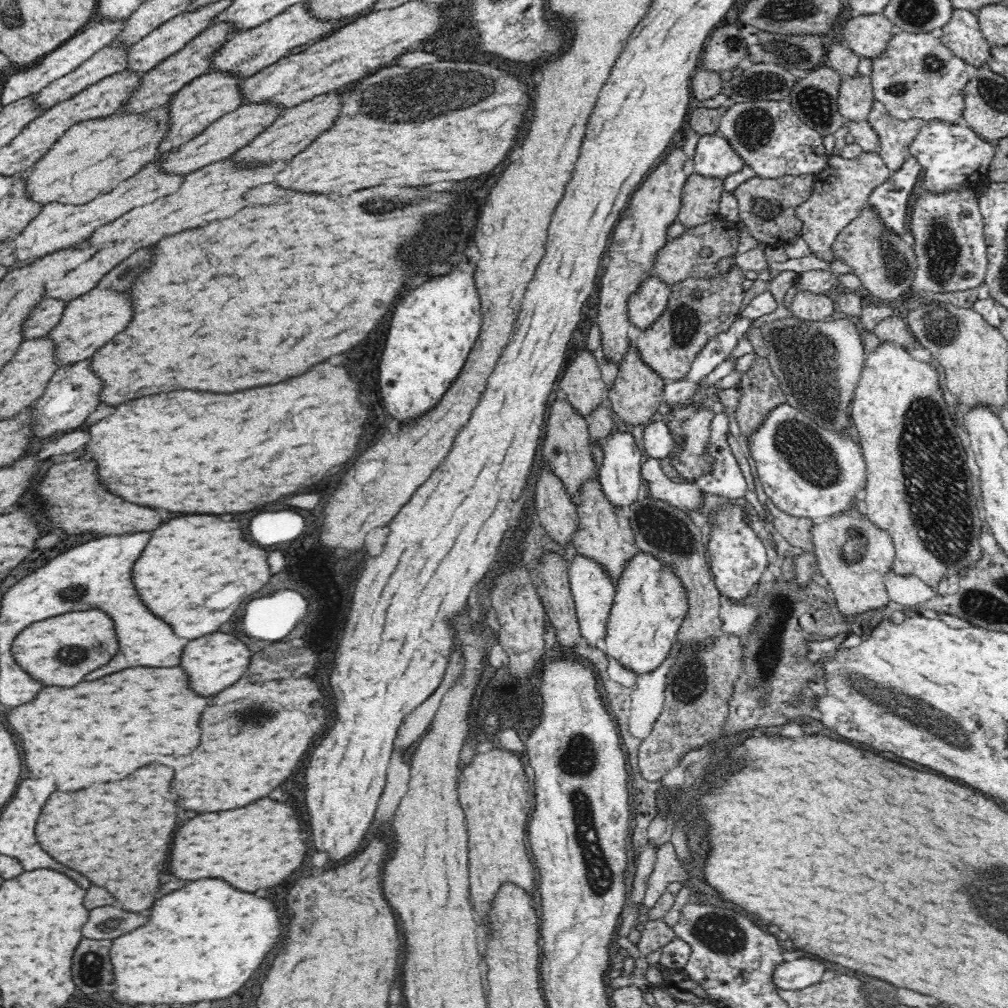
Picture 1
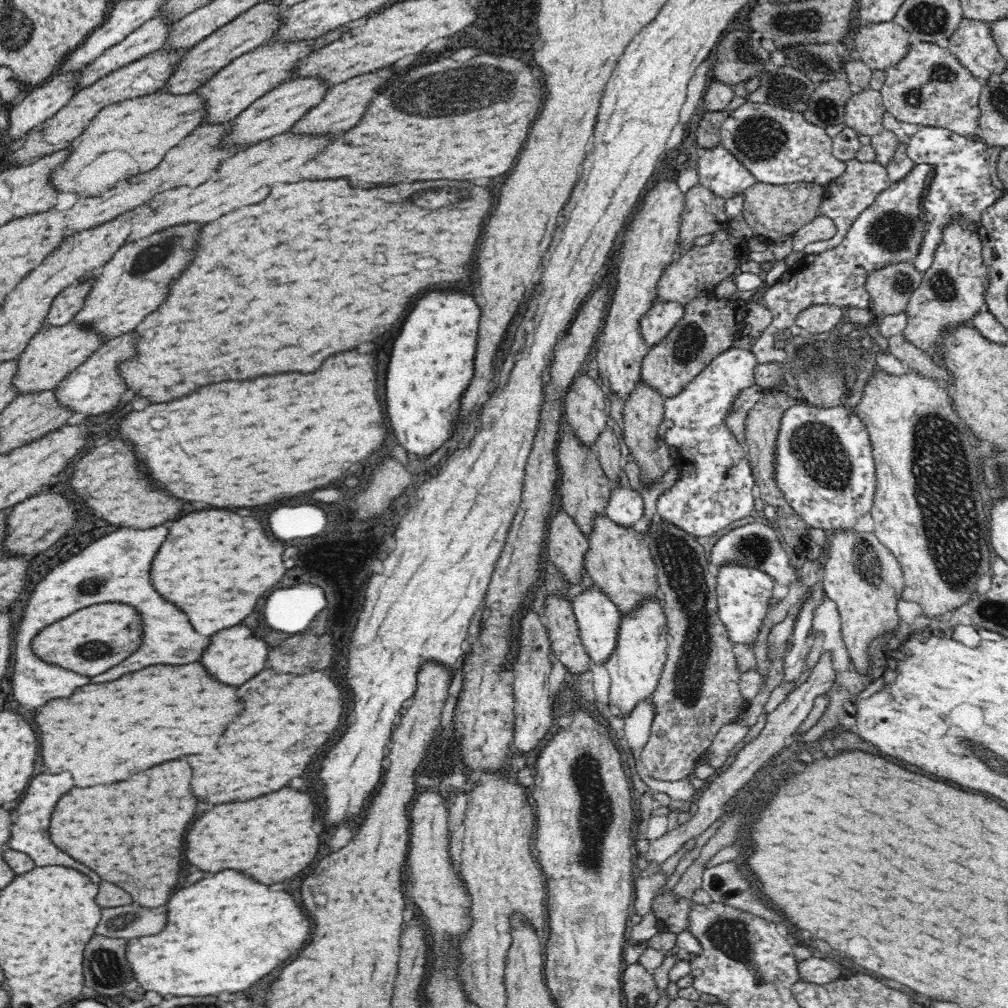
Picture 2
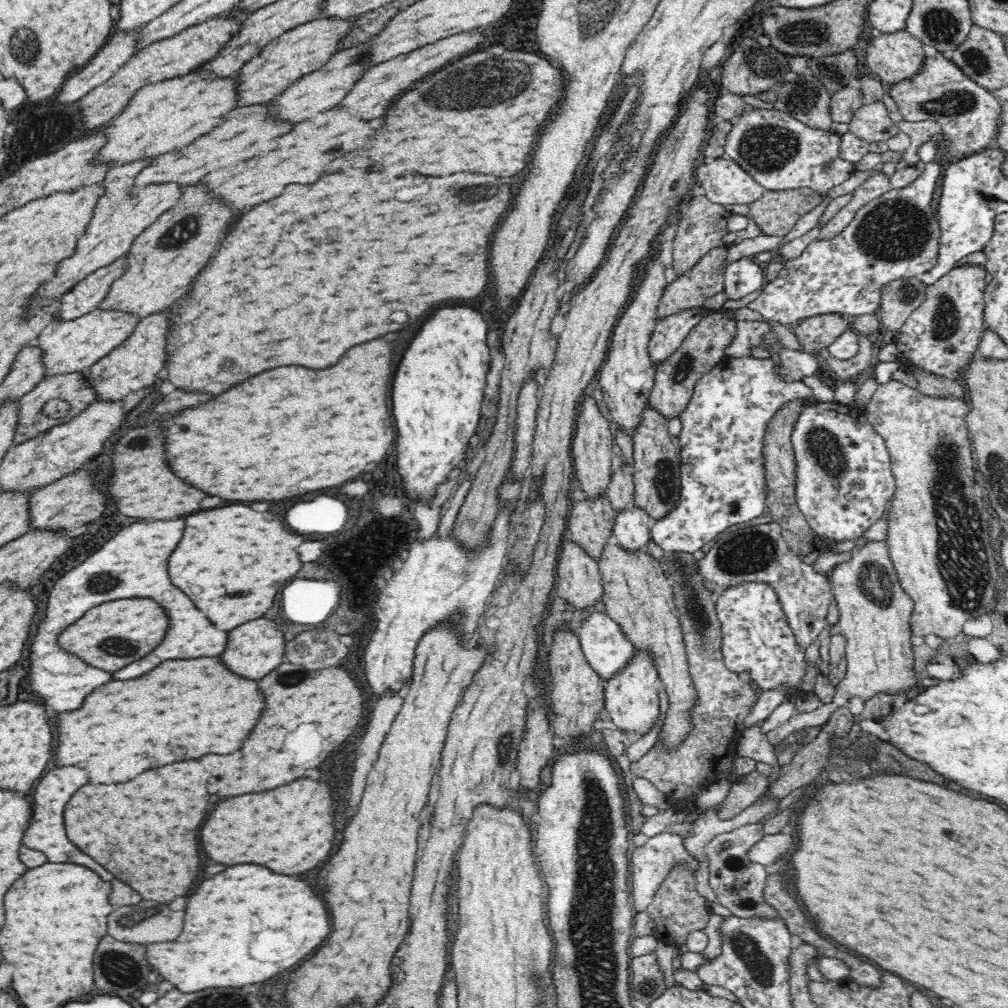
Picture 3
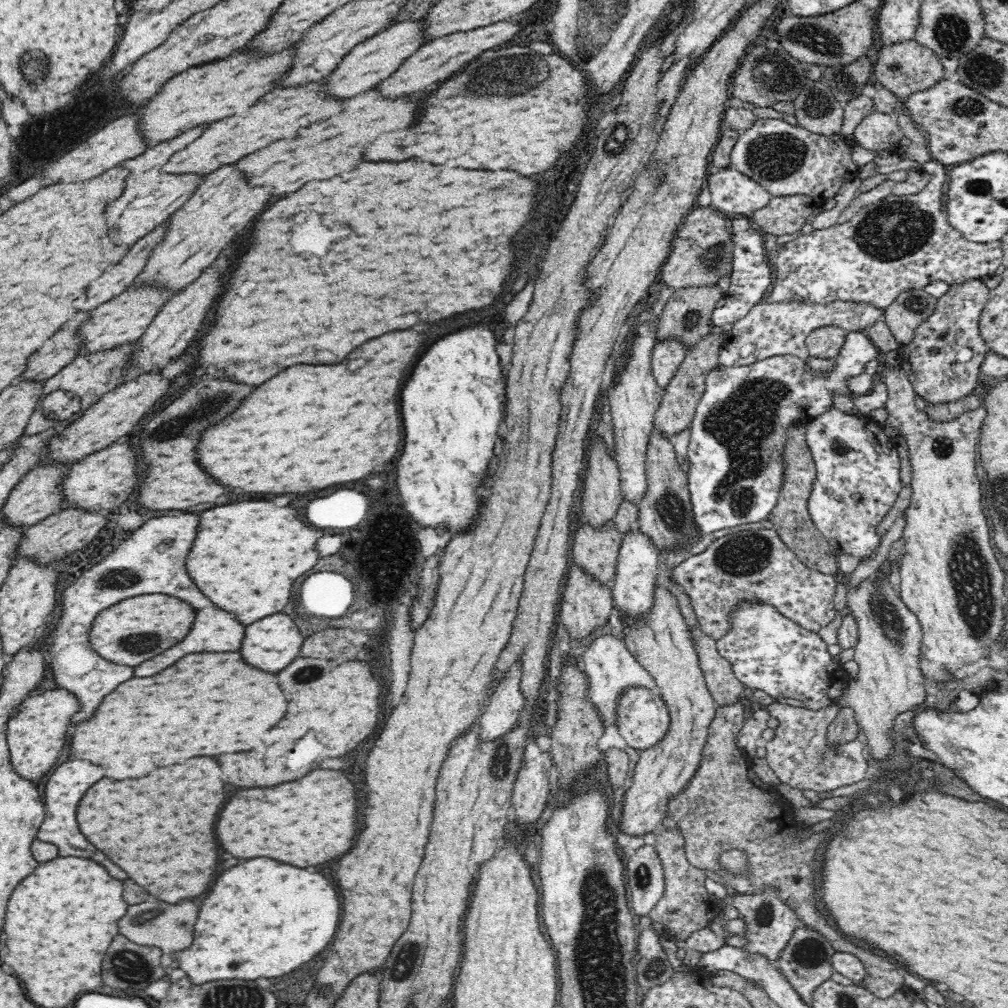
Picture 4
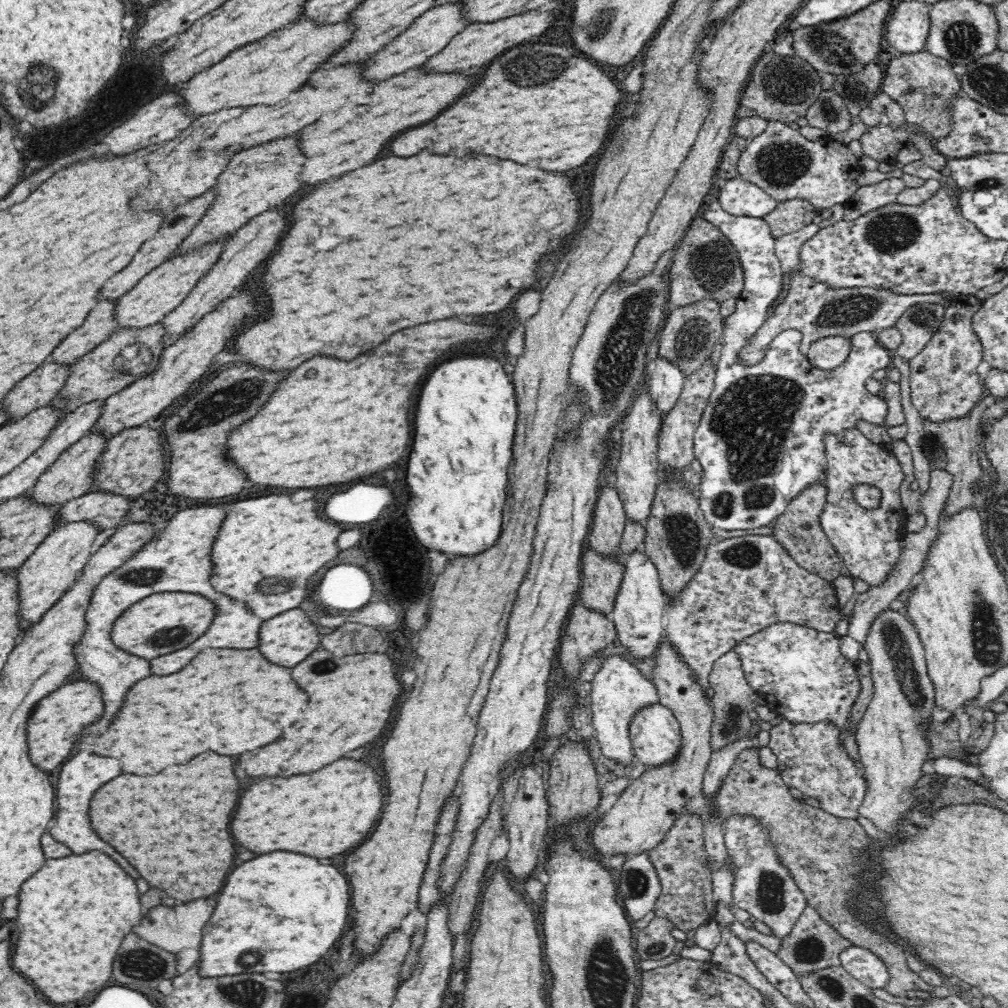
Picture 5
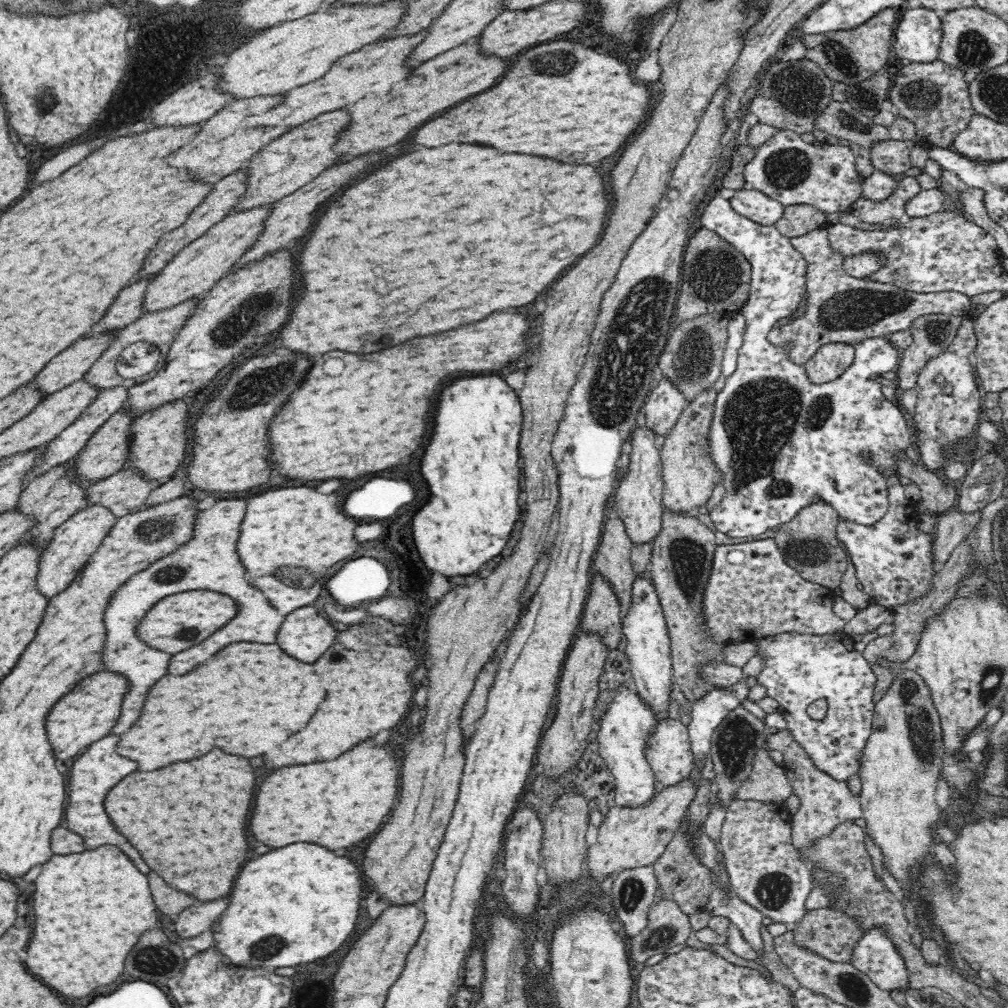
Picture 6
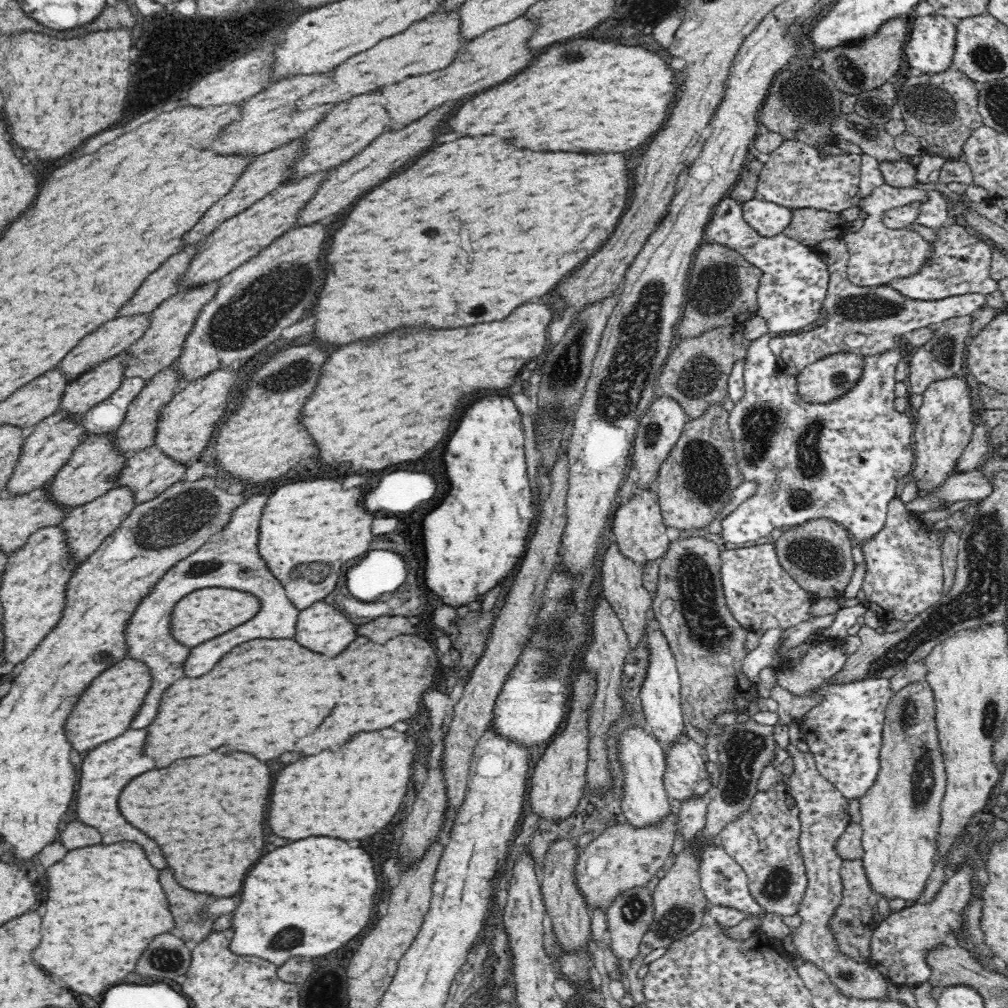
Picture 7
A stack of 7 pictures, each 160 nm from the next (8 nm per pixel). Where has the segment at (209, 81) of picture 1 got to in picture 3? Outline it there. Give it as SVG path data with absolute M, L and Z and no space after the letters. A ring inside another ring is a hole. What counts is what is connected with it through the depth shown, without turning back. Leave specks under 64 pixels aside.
M320 17L295 26L272 42L268 42L266 46L262 46L262 50L246 64L242 64L242 68L232 76L236 81L236 107L270 103L300 76L322 68L338 51L336 44L342 36L346 36L350 26L350 19Z

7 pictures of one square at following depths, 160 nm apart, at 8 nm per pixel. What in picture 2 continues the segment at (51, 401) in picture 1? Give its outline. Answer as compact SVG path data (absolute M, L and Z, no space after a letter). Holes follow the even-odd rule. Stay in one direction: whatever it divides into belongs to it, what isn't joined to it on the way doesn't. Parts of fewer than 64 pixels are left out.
M132 334L118 336L114 340L101 346L96 352L90 354L78 368L68 372L56 386L54 386L54 397L60 407L68 409L73 413L79 412L88 416L96 416L103 412L110 412L120 408L118 400L126 392L126 384L122 384L122 378L116 372L116 364L132 358L136 354L134 350L134 338Z

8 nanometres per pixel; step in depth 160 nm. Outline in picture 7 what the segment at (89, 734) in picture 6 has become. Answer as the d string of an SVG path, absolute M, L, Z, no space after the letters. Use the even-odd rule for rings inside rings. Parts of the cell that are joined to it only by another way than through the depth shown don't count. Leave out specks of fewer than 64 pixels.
M122 660L116 666L104 670L100 678L94 678L92 686L84 690L80 702L76 702L72 716L68 716L66 722L66 734L72 749L78 753L90 750L102 742L108 742L120 734L124 734L138 712L140 704L144 702L148 690L150 690L150 672L142 662L136 660Z

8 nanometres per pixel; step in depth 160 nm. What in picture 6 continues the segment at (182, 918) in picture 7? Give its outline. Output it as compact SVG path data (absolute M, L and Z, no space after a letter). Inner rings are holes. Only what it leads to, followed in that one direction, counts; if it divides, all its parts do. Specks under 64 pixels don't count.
M150 872L150 874L148 874L148 880L150 880L150 888L152 888L152 896L154 896L156 908L160 908L160 912L164 912L166 916L170 916L170 914L172 914L172 920L177 914L180 914L184 908L188 908L188 906L192 906L194 902L198 902L198 900L194 900L194 898L186 896L184 892L176 892L174 888L170 888L170 886L168 886L160 876L156 876L154 872Z

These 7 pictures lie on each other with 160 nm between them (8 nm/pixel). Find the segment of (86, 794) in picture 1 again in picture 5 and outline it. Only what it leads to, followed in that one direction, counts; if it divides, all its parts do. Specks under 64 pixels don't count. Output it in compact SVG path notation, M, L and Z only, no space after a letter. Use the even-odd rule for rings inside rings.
M204 752L188 764L164 768L158 776L122 774L106 782L90 802L90 820L98 836L116 846L150 886L164 890L170 898L188 902L216 894L230 874L234 842L228 822L240 790L232 760ZM204 820L222 826L204 826Z

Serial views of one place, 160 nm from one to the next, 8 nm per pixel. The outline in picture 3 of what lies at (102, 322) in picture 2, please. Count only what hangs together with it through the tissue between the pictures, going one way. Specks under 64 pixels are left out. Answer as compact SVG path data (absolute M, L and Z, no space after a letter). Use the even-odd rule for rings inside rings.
M202 183L187 186L182 191L177 205L150 224L140 238L136 238L126 254L128 270L110 284L108 294L96 309L120 311L142 320L178 300L190 288L194 276L210 262L220 236L228 224L236 220L236 214L228 206L220 204L216 197L212 198L210 189Z

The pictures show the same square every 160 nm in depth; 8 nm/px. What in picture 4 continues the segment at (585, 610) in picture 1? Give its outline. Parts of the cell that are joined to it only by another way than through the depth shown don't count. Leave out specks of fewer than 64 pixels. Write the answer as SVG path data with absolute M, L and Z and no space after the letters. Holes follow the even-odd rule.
M602 634L595 637L583 653L583 670L590 684L590 701L600 711L605 726L615 723L616 704L623 691L629 687L644 687L650 691L657 690L656 681L652 675L636 660L636 657L627 649L626 643L615 635Z

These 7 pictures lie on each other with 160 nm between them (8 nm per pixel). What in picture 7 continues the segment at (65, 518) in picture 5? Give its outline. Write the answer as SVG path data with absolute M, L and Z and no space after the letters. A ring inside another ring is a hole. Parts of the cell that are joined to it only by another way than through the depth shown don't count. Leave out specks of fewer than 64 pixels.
M156 445L128 454L124 468L118 472L114 487L126 487L134 495L134 504L148 502L160 496L180 481L186 468L166 457Z

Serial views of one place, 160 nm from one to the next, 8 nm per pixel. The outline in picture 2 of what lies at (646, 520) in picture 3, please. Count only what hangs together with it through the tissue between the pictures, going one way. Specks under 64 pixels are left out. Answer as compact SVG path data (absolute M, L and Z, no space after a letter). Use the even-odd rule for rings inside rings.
M620 481L611 484L610 498L606 504L604 514L610 520L630 526L642 518L644 500L638 491L633 490Z

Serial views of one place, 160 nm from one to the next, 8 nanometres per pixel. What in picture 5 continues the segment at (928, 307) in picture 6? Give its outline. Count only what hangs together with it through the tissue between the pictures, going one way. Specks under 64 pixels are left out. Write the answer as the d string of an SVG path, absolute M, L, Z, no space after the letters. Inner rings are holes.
M810 224L775 240L774 253L778 257L782 271L785 274L797 268L798 264L800 264L798 250L809 239L812 239L812 236L815 236L819 230L820 228L816 224ZM794 276L790 282L786 282L782 296L772 306L772 314L766 317L764 324L756 330L756 334L748 336L749 342L736 352L736 359L738 363L746 366L759 363L766 356L767 349L775 338L790 329L802 333L799 348L800 352L806 355L812 342L818 341L819 338L830 336L850 338L859 332L875 333L884 328L894 327L896 318L904 313L904 310L920 302L943 304L945 308L950 304L950 300L944 299L940 293L903 295L868 287L832 289L806 276Z

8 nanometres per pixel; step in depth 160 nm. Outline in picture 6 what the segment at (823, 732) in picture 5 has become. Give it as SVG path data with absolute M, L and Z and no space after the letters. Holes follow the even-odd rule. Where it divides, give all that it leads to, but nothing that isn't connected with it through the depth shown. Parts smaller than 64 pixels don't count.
M778 729L766 738L766 749L782 753L782 768L787 774L793 794L800 798L798 812L791 816L792 844L798 849L812 844L816 838L830 834L832 828L845 821L856 821L863 818L863 806L859 795L847 785L846 780L836 780L822 772L806 753L806 749L792 736L787 729Z

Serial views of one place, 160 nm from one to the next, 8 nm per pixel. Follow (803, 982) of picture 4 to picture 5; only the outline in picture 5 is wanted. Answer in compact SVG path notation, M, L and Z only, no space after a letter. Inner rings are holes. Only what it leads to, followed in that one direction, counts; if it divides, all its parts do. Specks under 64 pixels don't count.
M807 906L802 911L798 922L793 926L792 932L781 940L776 956L792 969L801 982L802 977L814 971L840 965L840 952L851 946L852 943L848 939L840 936L830 923L826 923L824 919L820 918L816 909Z

